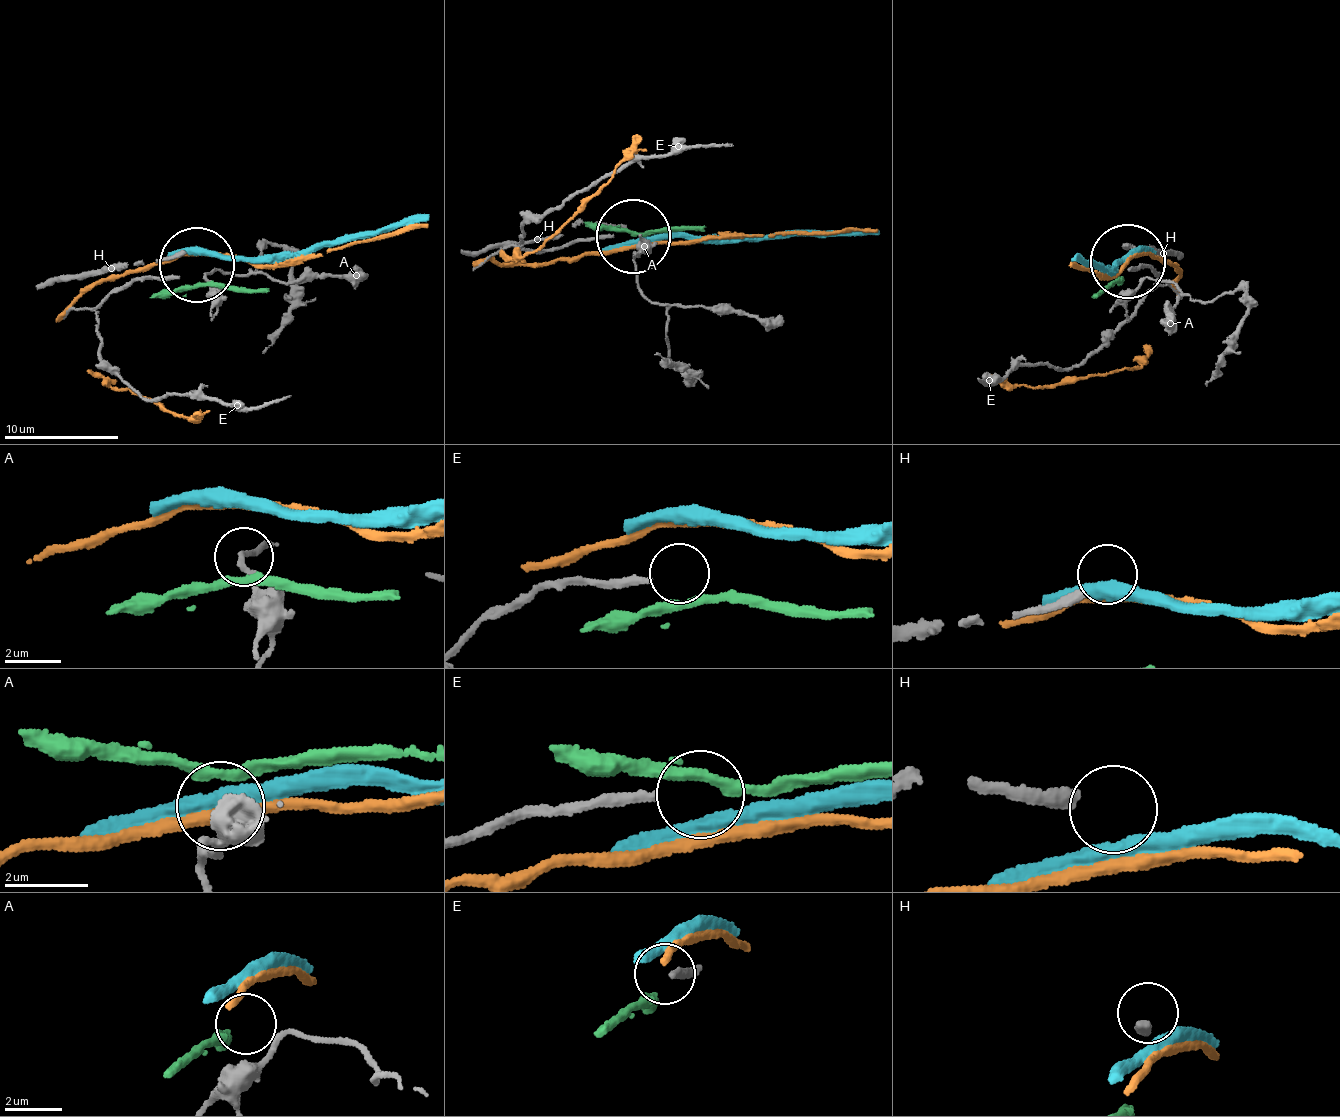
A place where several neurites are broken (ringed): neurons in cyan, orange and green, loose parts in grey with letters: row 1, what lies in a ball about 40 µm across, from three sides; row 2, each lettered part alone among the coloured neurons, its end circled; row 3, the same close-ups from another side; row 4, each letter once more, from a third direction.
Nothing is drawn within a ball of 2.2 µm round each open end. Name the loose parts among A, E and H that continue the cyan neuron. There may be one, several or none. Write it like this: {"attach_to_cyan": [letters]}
{"attach_to_cyan": []}

